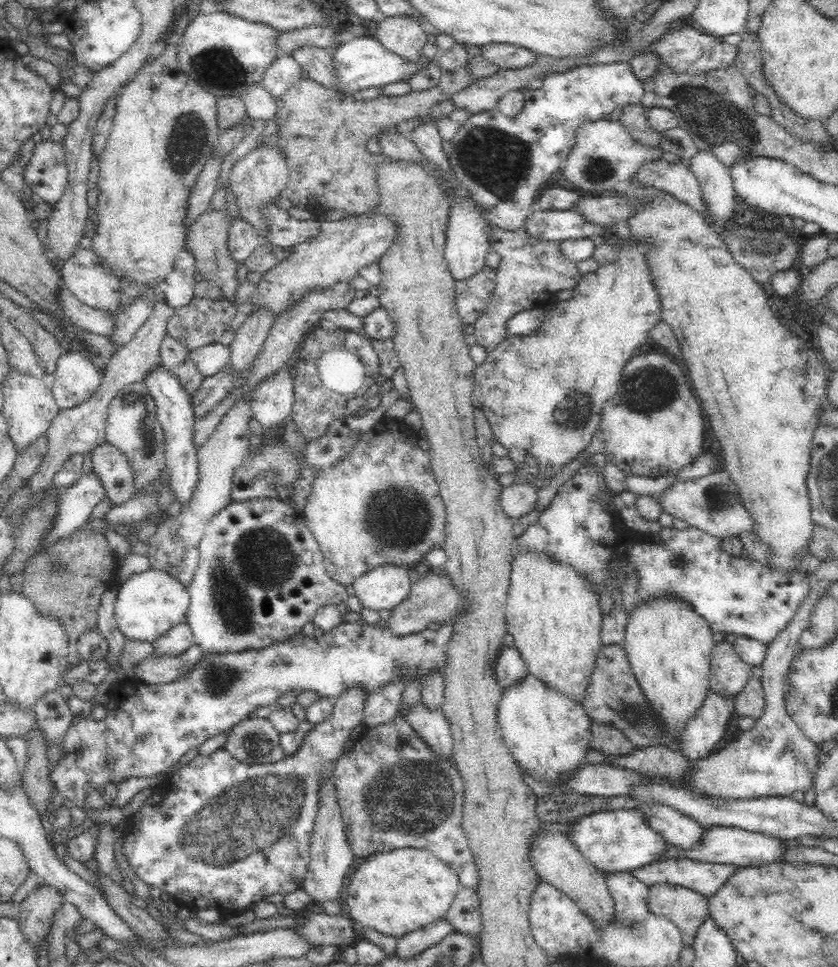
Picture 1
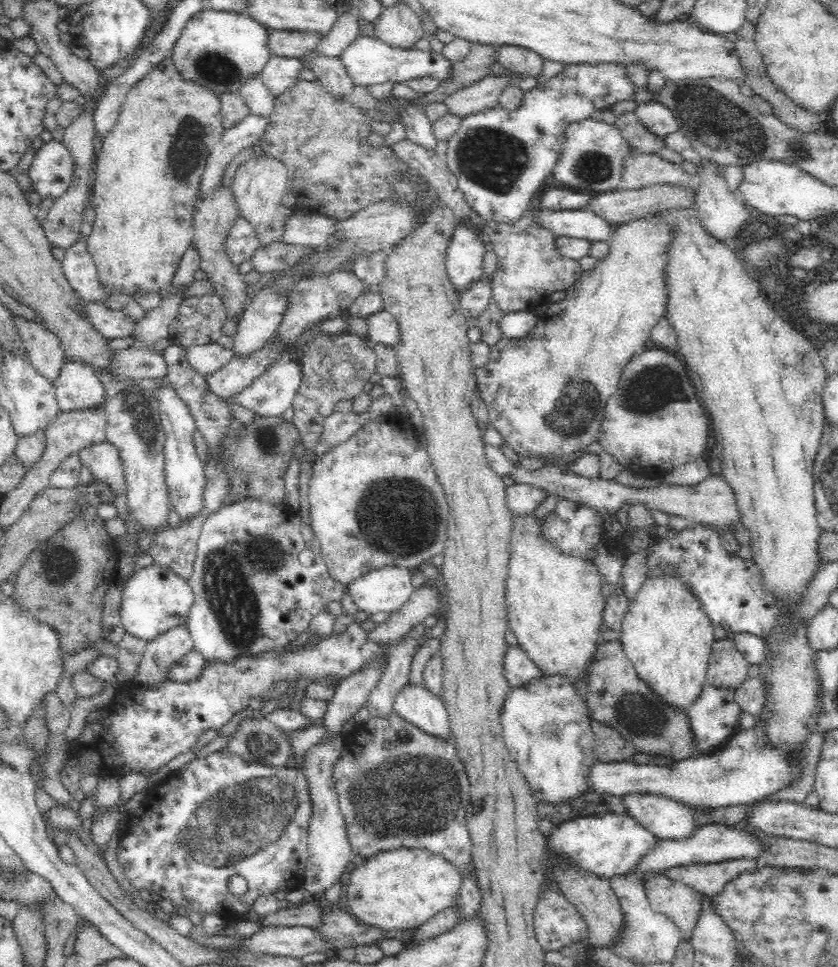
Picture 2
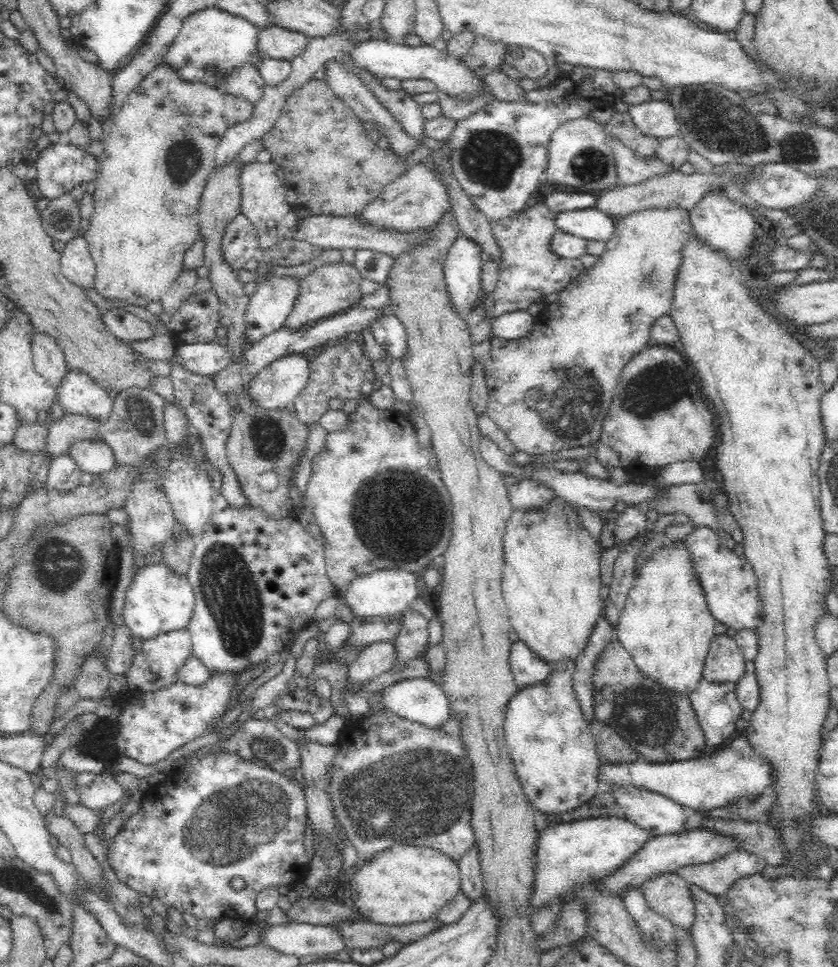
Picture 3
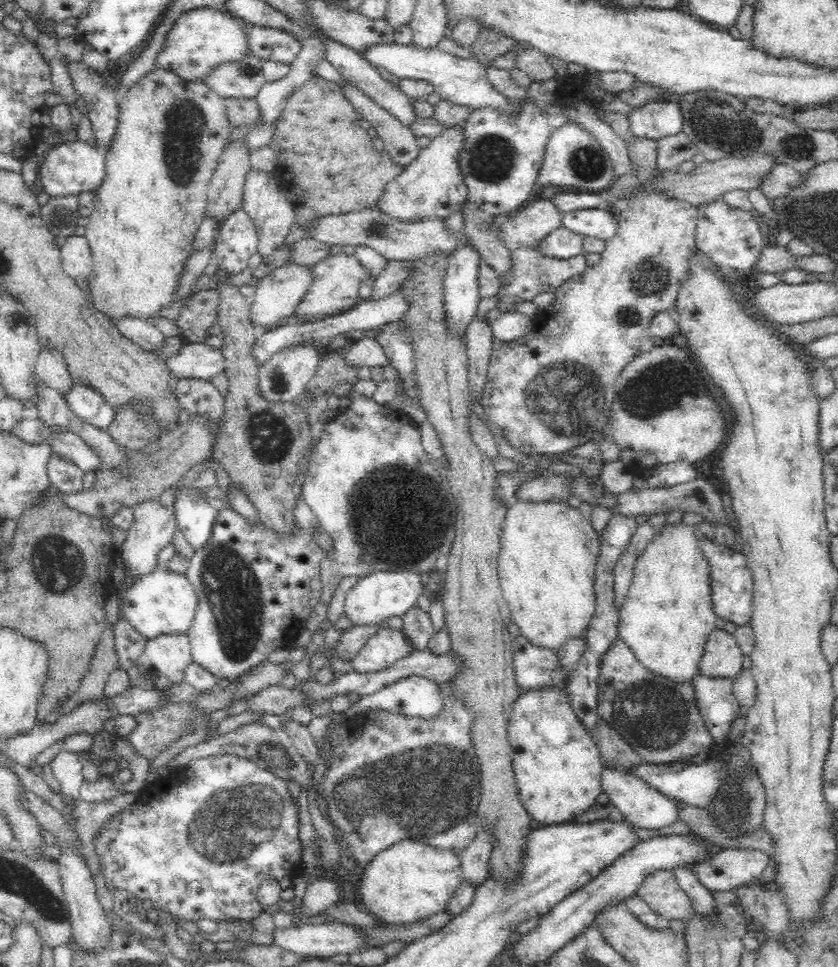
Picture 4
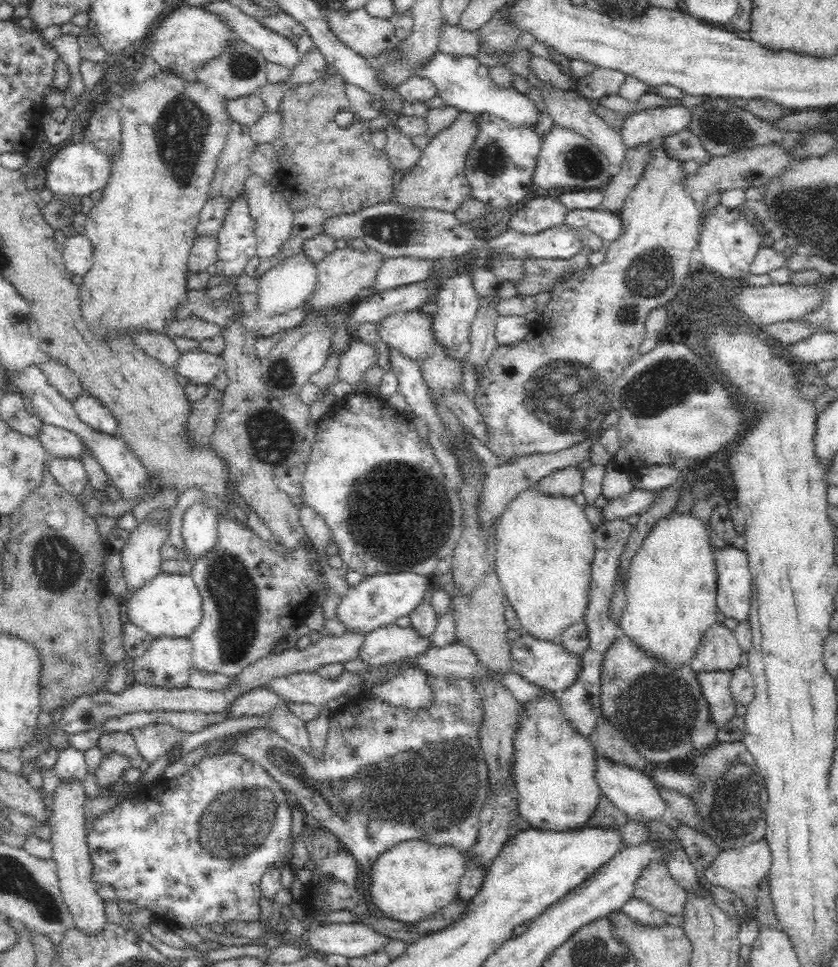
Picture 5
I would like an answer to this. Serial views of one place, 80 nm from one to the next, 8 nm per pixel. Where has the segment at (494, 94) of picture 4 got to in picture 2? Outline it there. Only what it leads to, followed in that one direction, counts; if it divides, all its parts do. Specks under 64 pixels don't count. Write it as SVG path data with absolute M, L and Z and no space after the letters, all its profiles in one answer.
M359 36L350 42L340 54L338 59L346 67L346 74L352 79L354 85L370 86L384 82L405 82L418 76L433 76L438 80L446 80L452 76L452 63L436 51L422 51L419 49L392 48L380 41L378 37Z

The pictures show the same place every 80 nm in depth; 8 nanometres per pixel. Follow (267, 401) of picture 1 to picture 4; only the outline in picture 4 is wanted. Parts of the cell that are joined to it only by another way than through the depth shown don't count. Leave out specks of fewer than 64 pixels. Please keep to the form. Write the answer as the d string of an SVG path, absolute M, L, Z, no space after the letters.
M294 346L294 348L284 348L282 352L274 354L266 364L259 366L258 391L260 395L270 403L285 403L300 397L314 377L316 366L320 363L325 350L325 346Z

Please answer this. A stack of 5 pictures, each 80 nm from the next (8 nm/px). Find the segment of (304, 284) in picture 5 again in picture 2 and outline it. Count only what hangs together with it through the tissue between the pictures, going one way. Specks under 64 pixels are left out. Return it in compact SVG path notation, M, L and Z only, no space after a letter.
M259 286L256 296L243 311L244 316L233 336L231 350L235 356L250 358L262 350L268 340L274 338L287 307L286 295L276 293L272 287Z

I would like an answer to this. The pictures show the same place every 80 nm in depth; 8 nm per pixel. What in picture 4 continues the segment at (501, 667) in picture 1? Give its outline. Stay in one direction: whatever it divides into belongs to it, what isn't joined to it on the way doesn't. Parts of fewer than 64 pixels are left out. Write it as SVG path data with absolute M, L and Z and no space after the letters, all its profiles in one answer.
M522 635L513 638L512 650L515 679L520 689L546 688L546 686L556 686L558 682L564 682L564 673L558 661L561 653L556 654L550 649L534 645Z

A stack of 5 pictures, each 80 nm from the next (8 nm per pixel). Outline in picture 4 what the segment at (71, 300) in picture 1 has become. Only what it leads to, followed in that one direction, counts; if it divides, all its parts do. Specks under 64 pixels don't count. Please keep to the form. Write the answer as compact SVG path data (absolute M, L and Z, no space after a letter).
M124 316L110 319L113 326L133 344L151 352L164 346L165 337L148 321L136 317Z

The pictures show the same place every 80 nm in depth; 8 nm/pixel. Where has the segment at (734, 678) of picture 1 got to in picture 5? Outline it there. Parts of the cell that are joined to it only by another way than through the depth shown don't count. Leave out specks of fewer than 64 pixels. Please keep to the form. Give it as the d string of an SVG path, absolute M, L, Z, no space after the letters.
M714 623L703 636L693 656L691 669L696 673L732 671L738 668L743 650L734 633L726 626Z

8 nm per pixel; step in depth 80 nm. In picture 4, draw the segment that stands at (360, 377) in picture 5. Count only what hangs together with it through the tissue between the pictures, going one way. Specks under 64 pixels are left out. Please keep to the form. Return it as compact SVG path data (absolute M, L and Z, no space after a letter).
M363 336L356 342L347 347L346 363L350 367L364 368L364 366L372 367L378 366L391 366L390 359L386 357L384 350L374 337Z

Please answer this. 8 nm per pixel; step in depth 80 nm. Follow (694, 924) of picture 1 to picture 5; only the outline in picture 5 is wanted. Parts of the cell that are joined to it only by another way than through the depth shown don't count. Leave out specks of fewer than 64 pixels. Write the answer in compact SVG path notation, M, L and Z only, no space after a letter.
M650 864L635 884L634 897L646 901L664 915L682 915L688 893L671 876L666 864Z

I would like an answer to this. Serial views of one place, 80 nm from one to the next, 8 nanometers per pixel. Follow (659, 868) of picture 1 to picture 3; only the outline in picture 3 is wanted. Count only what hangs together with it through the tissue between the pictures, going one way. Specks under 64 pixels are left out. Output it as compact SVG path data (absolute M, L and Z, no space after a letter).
M740 851L732 852L714 862L678 868L674 874L682 877L688 884L694 884L718 897L725 894L726 888L730 888L734 880L762 873L766 866L766 862L760 856Z

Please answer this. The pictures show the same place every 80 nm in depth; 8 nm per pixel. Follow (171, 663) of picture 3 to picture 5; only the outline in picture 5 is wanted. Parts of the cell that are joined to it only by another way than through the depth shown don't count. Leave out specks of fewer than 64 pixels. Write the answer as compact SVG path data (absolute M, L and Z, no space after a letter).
M154 637L154 640L150 642L150 646L142 656L130 660L127 683L129 685L138 683L146 686L155 685L158 688L178 689L187 686L188 674L190 674L190 666L192 665L192 645L188 637Z

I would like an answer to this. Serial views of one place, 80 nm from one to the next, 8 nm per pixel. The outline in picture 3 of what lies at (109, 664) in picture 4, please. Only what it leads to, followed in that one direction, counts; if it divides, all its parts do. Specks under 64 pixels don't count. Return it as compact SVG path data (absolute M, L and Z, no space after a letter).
M104 655L84 661L80 670L76 672L74 687L81 699L96 700L110 696L108 687L111 680L104 667Z

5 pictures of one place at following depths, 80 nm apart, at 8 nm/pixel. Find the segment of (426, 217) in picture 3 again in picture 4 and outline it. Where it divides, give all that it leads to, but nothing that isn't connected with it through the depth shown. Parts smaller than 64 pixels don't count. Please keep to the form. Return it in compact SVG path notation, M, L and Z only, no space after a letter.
M462 124L450 127L440 136L429 139L428 146L419 150L416 160L405 165L405 169L384 186L382 196L374 204L378 213L386 213L390 217L411 223L426 217L444 219L458 211L460 204L467 200L468 194L468 187L458 167L458 152L464 144L460 125Z

